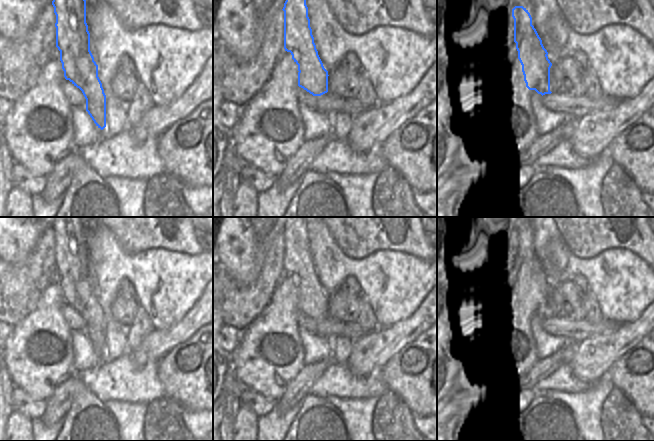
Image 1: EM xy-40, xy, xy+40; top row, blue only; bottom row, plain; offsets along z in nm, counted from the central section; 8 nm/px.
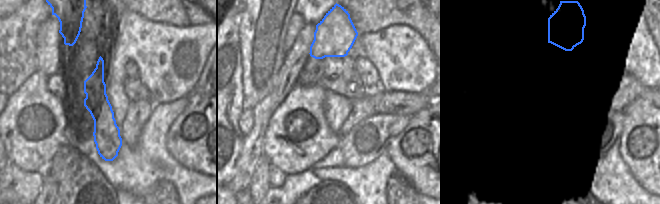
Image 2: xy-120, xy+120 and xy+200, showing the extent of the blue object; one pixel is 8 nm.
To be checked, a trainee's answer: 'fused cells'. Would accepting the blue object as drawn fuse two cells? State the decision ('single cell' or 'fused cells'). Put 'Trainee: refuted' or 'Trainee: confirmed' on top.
Trainee: confirmed
fused cells

